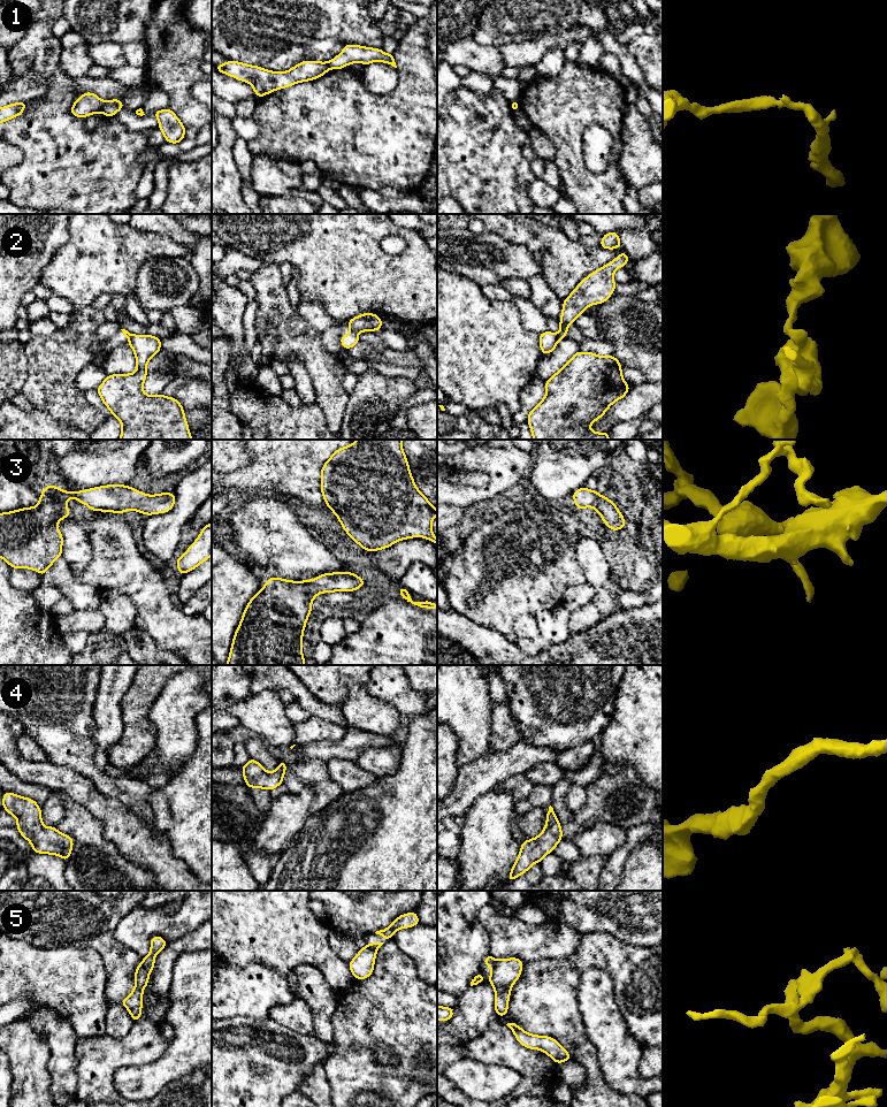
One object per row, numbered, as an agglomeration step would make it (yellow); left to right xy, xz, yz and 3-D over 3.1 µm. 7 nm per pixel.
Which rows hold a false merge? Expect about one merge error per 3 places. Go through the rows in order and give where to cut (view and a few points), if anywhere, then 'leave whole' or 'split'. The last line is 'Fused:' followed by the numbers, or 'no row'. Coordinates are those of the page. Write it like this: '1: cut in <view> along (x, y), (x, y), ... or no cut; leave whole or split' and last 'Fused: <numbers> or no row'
1: cut in xy along (105, 101), (101, 112); split
2: cut in xz along (351, 327), (357, 331); split
3: no cut; leave whole
4: no cut; leave whole
5: cut in xy along (142, 961), (148, 972); split
Fused: 1, 2, 5

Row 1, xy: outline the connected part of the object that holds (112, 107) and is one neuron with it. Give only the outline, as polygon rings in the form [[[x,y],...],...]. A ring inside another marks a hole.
[[[113,99],[109,101],[105,101],[102,113],[108,117],[113,117],[122,108],[124,108],[122,100]]]

